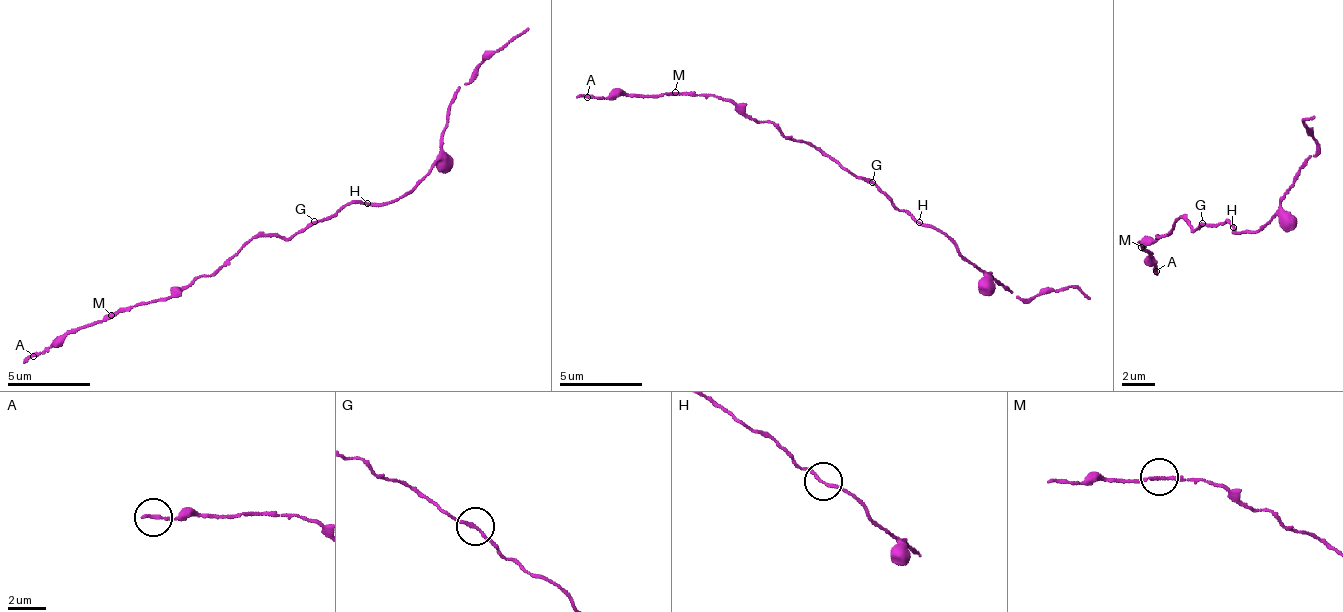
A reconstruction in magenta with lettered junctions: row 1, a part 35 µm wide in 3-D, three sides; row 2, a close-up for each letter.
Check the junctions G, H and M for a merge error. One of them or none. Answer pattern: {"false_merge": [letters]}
{"false_merge": []}

